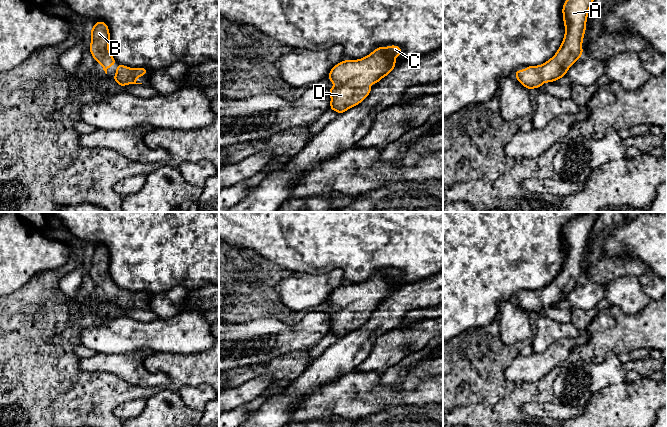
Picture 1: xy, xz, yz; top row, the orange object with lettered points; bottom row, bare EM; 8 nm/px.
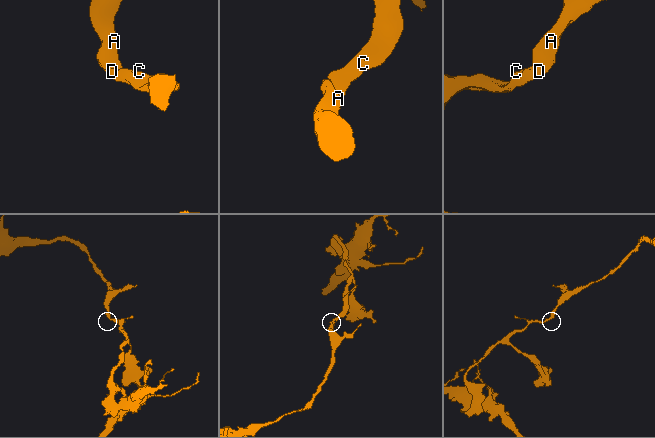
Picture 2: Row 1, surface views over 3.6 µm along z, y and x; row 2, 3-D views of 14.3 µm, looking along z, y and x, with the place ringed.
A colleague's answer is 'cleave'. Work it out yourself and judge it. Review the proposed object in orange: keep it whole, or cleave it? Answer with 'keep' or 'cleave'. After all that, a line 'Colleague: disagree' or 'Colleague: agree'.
keep
Colleague: disagree

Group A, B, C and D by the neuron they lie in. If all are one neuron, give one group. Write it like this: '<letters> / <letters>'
A B C D

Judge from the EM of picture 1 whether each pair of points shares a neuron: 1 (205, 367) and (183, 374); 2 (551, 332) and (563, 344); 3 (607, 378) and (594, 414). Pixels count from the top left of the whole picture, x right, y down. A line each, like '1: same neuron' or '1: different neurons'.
1: same neuron
2: different neurons
3: different neurons

